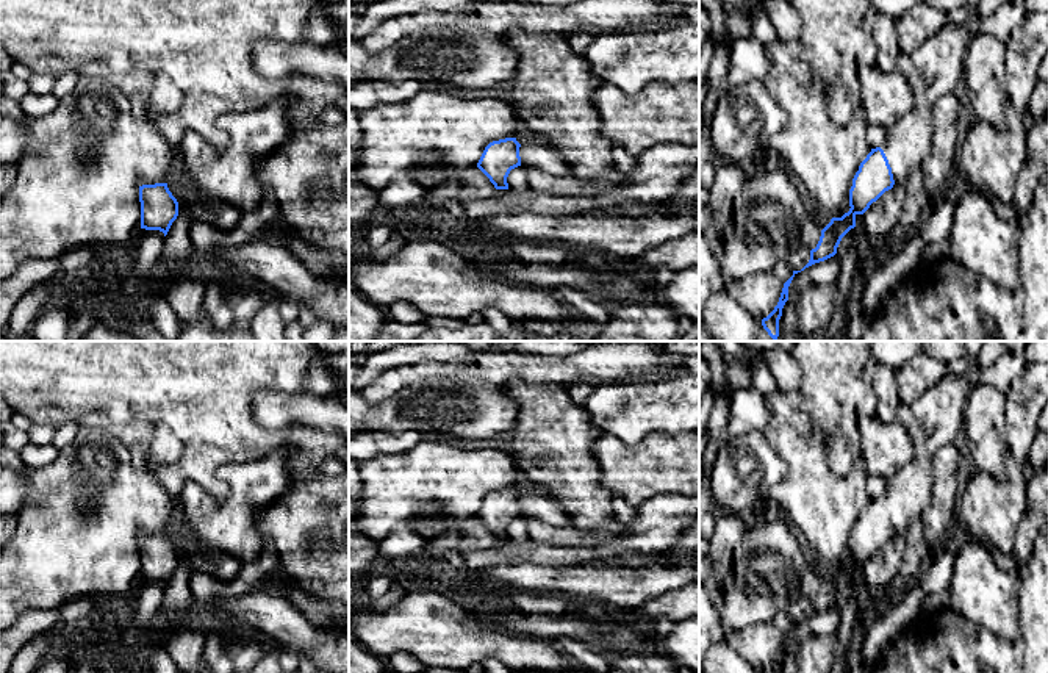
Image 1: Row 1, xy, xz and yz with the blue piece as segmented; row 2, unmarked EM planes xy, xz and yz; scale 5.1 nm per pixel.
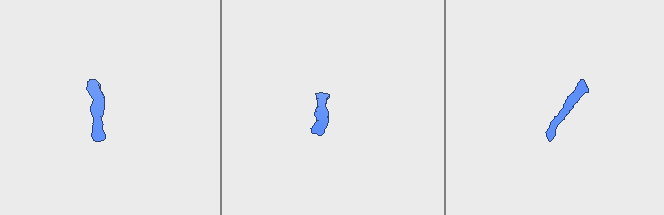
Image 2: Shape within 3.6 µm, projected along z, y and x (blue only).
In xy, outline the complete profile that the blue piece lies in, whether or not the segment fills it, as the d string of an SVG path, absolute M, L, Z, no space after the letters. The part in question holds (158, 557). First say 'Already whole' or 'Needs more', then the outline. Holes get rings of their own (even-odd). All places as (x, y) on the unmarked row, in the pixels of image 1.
Already whole. M167 534L139 537L141 579L160 581L167 585L178 567L178 552L167 538Z

